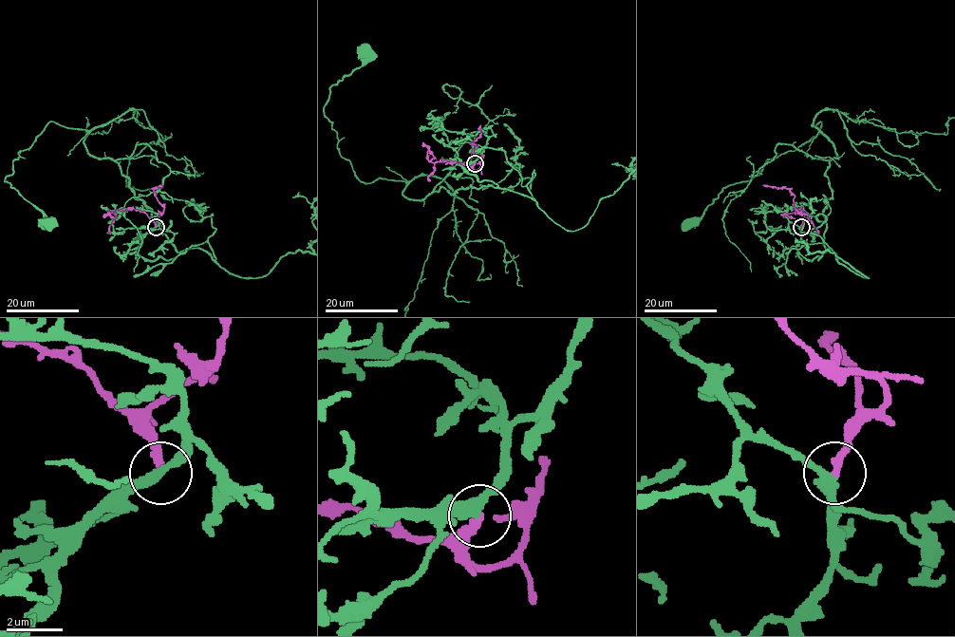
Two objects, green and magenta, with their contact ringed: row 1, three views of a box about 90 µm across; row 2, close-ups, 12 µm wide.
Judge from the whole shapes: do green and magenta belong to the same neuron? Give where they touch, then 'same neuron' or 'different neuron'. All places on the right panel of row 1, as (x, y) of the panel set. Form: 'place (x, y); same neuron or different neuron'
place (801, 227); same neuron

